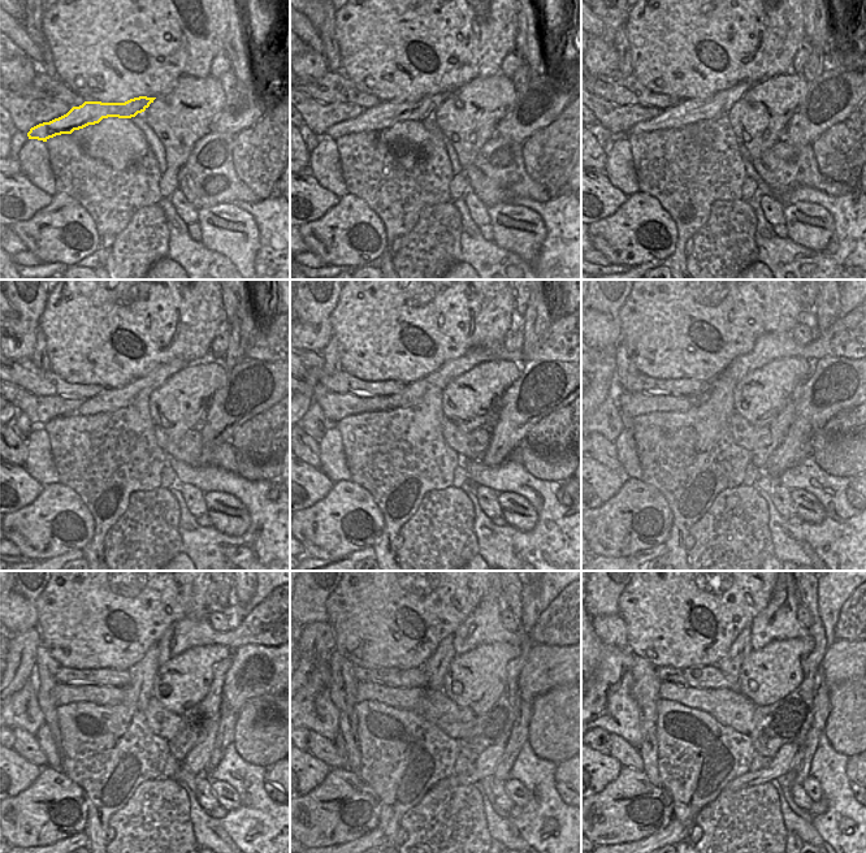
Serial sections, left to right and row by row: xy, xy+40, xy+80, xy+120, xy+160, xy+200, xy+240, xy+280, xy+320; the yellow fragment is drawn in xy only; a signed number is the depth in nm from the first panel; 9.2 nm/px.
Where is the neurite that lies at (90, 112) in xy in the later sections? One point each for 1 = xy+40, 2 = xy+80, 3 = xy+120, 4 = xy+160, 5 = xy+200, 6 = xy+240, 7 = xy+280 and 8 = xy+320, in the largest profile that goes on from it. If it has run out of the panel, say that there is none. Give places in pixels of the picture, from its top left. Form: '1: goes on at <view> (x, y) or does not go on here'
1: goes on at xy+40 (385, 113)
2: goes on at xy+80 (689, 111)
3: goes on at xy+120 (109, 399)
4: goes on at xy+160 (412, 393)
5: goes on at xy+200 (778, 345)
6: goes on at xy+240 (180, 636)
7: goes on at xy+280 (483, 626)
8: goes on at xy+320 (778, 620)

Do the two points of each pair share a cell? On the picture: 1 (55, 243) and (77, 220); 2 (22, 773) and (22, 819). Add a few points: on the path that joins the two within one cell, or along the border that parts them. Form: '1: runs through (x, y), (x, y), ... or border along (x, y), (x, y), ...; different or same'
1: runs through (56, 236), (69, 221); same
2: border along (42, 769), (38, 778), (13, 797); different

